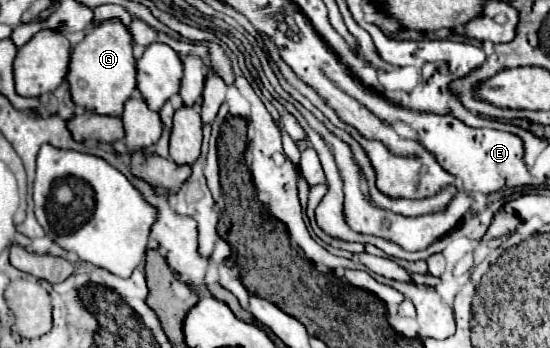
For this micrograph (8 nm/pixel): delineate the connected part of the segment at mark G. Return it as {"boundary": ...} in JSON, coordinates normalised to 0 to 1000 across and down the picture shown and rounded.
{"boundary":[[[216,55],[173,72],[129,152],[122,239],[136,302],[180,330],[220,330],[227,290],[249,250],[249,181],[242,164],[242,101]]]}

